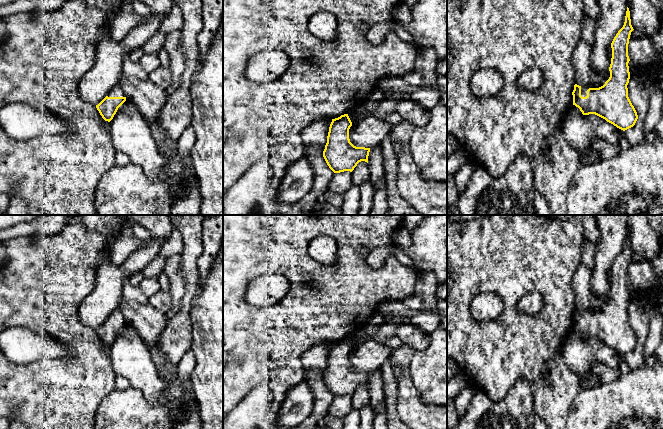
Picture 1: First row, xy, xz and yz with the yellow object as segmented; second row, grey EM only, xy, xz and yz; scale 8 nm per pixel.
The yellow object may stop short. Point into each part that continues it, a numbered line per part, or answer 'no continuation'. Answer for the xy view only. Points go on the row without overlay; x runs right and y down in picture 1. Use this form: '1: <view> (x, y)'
1: xy (116, 315)

